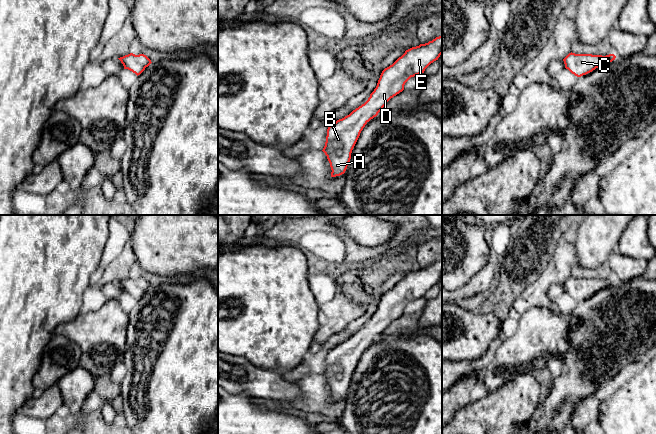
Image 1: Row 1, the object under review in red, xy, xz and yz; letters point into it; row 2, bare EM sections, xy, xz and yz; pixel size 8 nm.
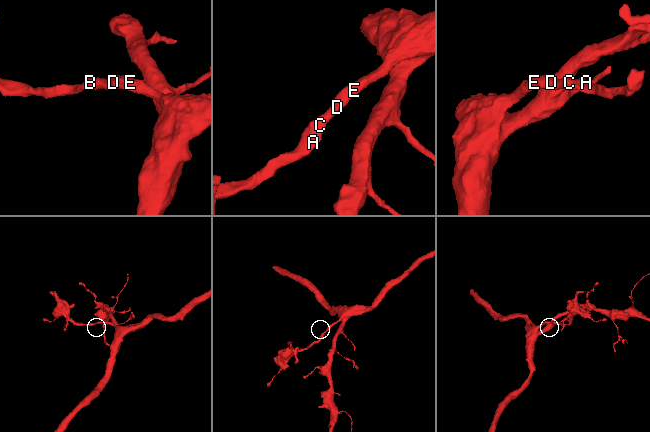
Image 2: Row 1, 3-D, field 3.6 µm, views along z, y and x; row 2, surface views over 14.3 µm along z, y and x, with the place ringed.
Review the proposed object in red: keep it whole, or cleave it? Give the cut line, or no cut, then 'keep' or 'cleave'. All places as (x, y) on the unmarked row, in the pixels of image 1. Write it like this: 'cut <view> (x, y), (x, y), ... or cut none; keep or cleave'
cut none; keep

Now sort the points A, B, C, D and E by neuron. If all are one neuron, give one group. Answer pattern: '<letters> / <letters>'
A B C D E

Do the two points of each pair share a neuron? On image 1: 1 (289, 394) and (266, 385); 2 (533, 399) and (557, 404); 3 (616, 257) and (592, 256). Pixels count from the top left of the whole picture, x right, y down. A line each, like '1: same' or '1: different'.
1: same
2: different
3: different

